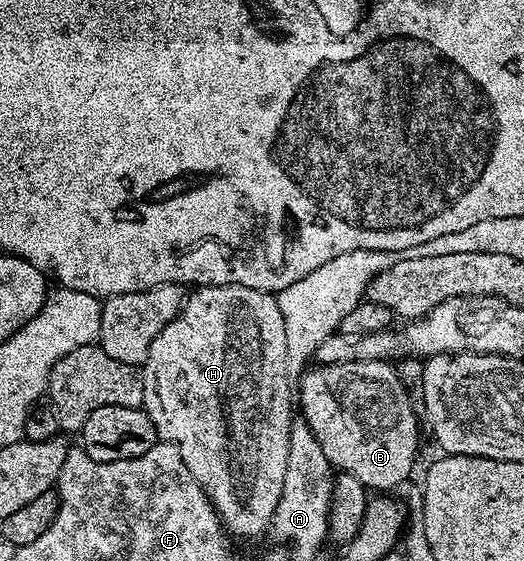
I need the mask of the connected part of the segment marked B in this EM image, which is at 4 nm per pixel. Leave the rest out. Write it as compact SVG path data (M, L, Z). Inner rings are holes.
M325 369L309 372L301 377L302 412L323 458L367 490L404 483L414 468L414 451L418 448L413 410L405 408L378 380L366 376L326 380Z

